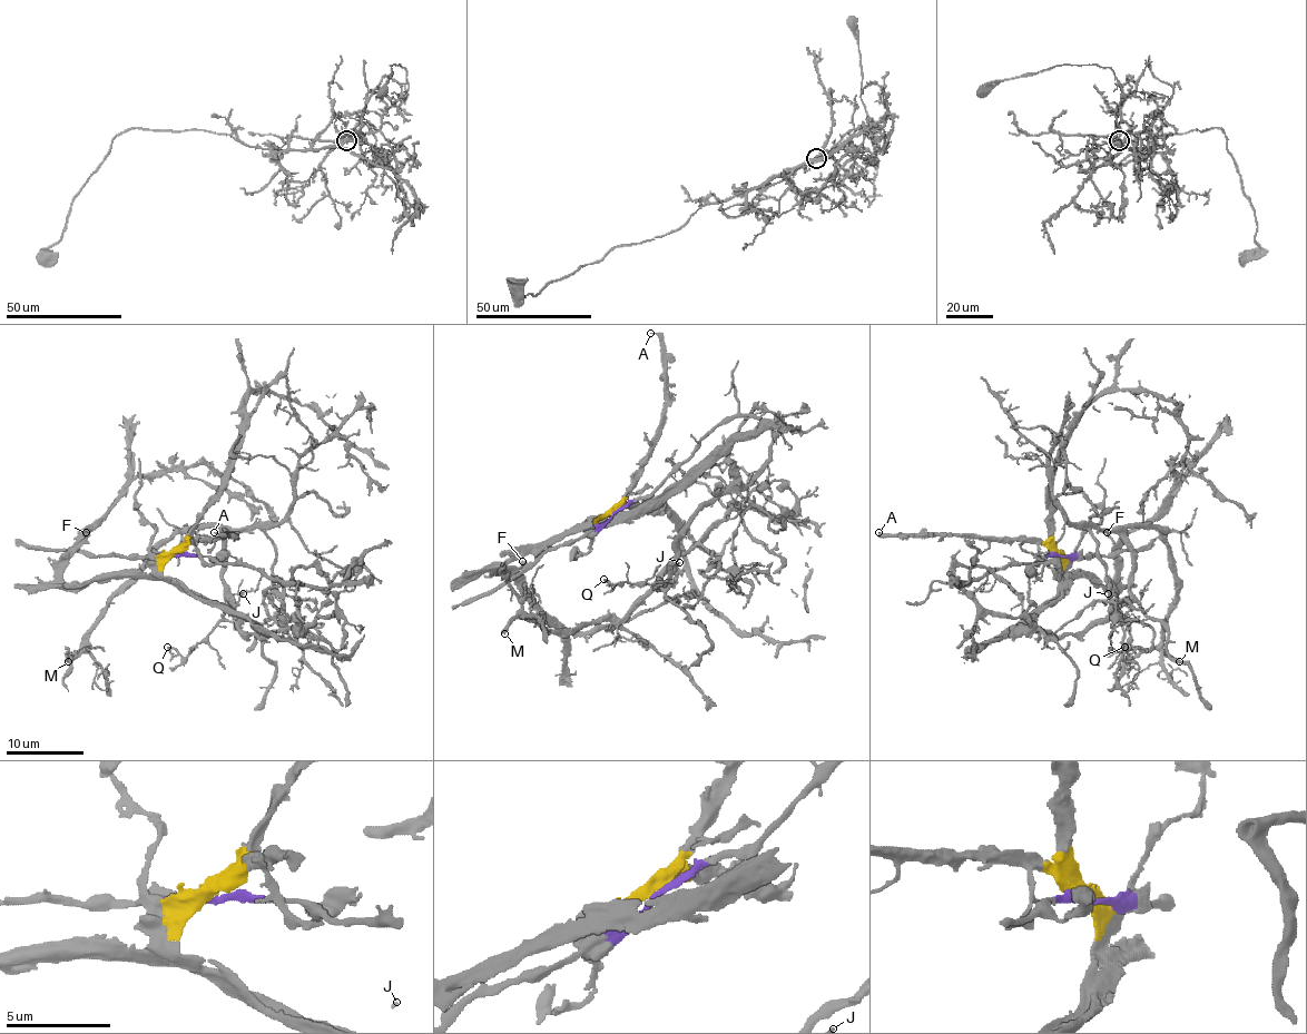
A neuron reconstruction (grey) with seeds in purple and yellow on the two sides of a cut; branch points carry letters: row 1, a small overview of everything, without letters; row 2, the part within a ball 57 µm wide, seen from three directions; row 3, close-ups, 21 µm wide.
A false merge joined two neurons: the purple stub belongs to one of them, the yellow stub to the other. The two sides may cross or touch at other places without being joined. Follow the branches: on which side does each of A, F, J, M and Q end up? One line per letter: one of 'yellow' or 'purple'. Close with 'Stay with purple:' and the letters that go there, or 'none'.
A: yellow
F: yellow
J: purple
M: purple
Q: purple
Stay with purple: J, M, Q

